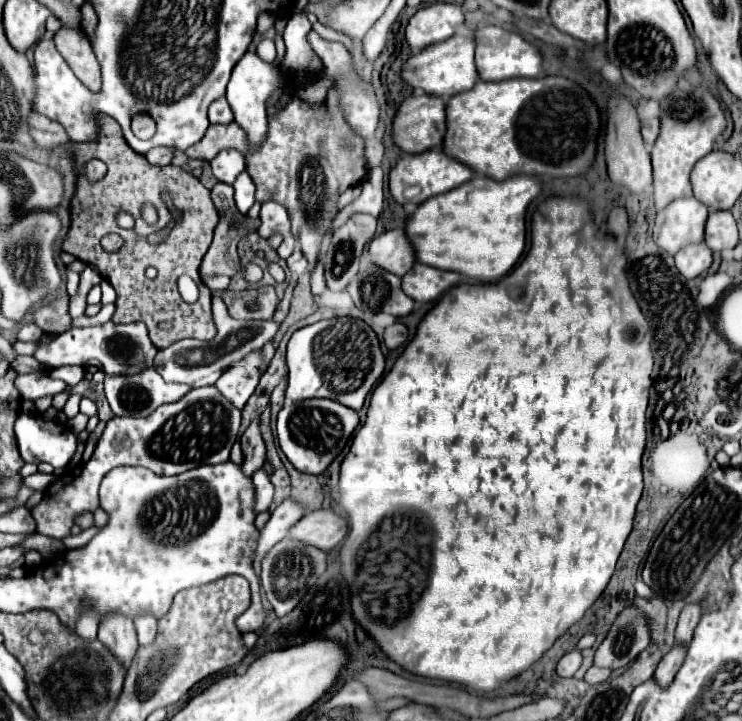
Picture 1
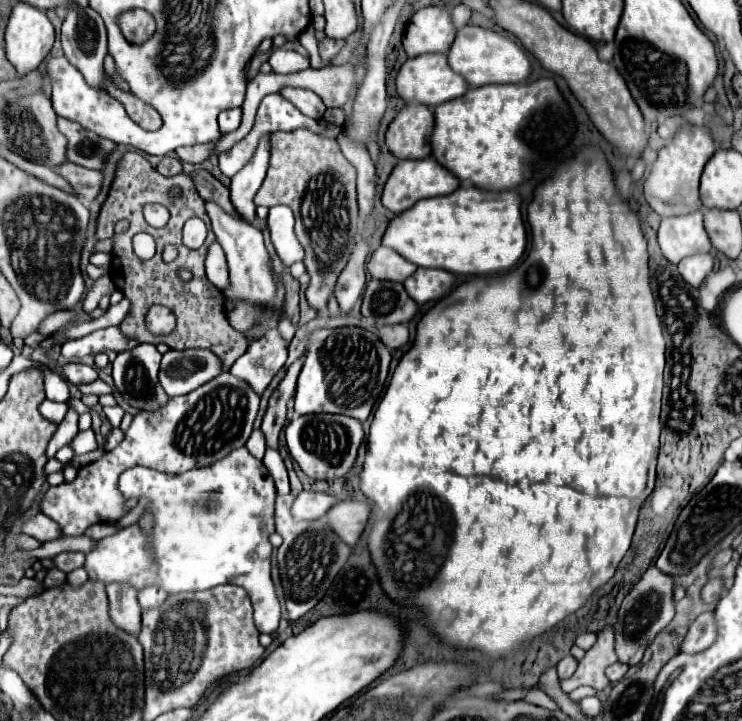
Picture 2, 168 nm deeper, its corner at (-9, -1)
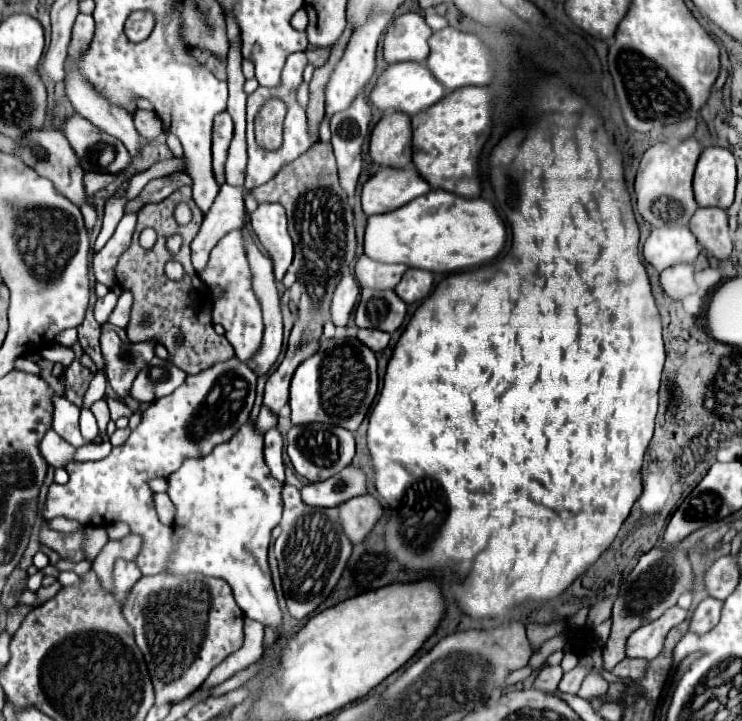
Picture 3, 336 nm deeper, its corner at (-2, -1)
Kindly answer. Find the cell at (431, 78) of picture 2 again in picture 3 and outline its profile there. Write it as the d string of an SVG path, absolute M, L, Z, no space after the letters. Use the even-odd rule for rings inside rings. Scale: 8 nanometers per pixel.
M413 61L389 65L383 71L383 75L377 79L375 89L371 91L371 99L373 99L373 105L377 109L381 109L381 111L403 111L407 115L415 115L415 113L431 107L433 103L441 101L443 97L445 97L445 87L433 77L427 63L413 63Z

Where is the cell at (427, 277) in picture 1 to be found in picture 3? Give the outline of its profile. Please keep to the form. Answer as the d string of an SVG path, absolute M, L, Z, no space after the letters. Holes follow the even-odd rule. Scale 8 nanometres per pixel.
M407 269L401 283L395 287L397 295L405 303L423 301L425 297L429 297L431 289L433 289L433 273L423 269Z

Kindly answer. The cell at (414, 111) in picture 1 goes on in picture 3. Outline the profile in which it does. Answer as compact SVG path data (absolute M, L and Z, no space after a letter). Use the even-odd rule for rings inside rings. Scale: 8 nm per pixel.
M387 113L371 131L369 153L379 165L405 167L411 163L413 129L411 117L405 113Z

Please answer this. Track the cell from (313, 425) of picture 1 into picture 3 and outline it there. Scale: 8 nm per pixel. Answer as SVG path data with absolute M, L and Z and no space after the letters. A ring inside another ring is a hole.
M309 423L309 425L293 425L287 433L287 455L297 471L297 475L305 477L307 481L325 481L337 471L343 471L351 465L355 457L355 439L353 433L327 423Z

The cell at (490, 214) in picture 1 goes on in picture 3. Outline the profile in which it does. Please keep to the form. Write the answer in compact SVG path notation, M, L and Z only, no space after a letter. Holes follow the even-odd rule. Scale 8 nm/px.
M435 189L395 211L371 215L367 221L365 255L385 263L429 269L433 273L455 273L489 263L503 251L505 241L505 223L489 201L465 199L455 193Z

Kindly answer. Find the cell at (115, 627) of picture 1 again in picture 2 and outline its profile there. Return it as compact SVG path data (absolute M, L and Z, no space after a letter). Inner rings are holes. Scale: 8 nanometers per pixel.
M110 583L106 587L110 599L110 617L116 627L138 635L140 631L140 603L136 599L138 591L126 583Z

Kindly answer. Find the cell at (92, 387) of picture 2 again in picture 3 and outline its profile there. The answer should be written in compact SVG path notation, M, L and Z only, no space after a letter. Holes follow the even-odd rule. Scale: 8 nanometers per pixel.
M103 397L105 401L107 401L107 405L109 405L109 411L111 411L111 419L113 421L117 421L119 417L131 417L131 409L127 407L127 405L123 405L121 401L117 401L117 399L111 399L111 397Z

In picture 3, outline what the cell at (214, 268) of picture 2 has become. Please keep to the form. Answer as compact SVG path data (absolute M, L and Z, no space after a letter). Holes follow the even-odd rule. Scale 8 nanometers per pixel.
M223 183L209 215L205 215L203 225L191 243L193 267L197 273L203 273L207 269L209 253L217 241L231 229L241 229L245 225L245 217L247 213L243 203L243 187Z

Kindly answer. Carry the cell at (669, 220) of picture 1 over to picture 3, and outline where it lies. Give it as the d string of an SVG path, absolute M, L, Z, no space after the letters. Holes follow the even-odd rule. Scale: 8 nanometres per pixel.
M687 225L657 227L645 241L645 259L663 271L673 263L693 263L699 255L699 243Z

